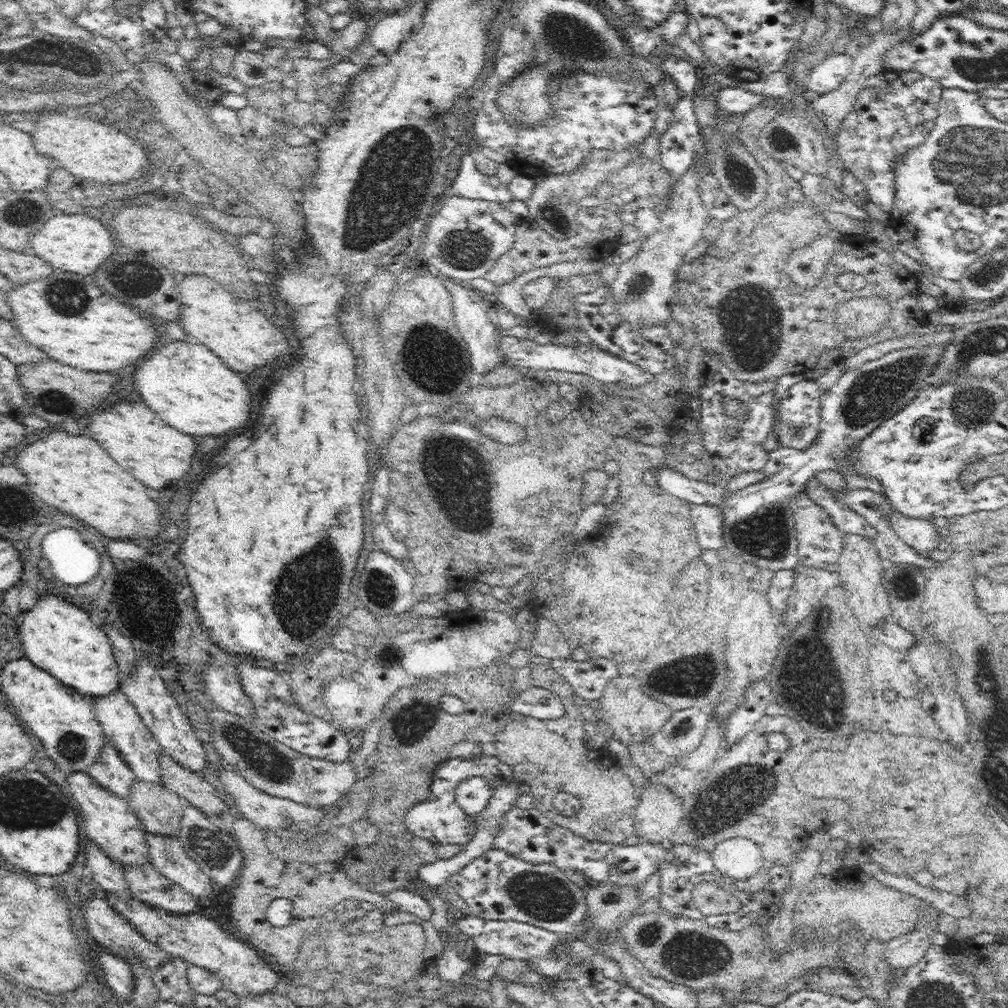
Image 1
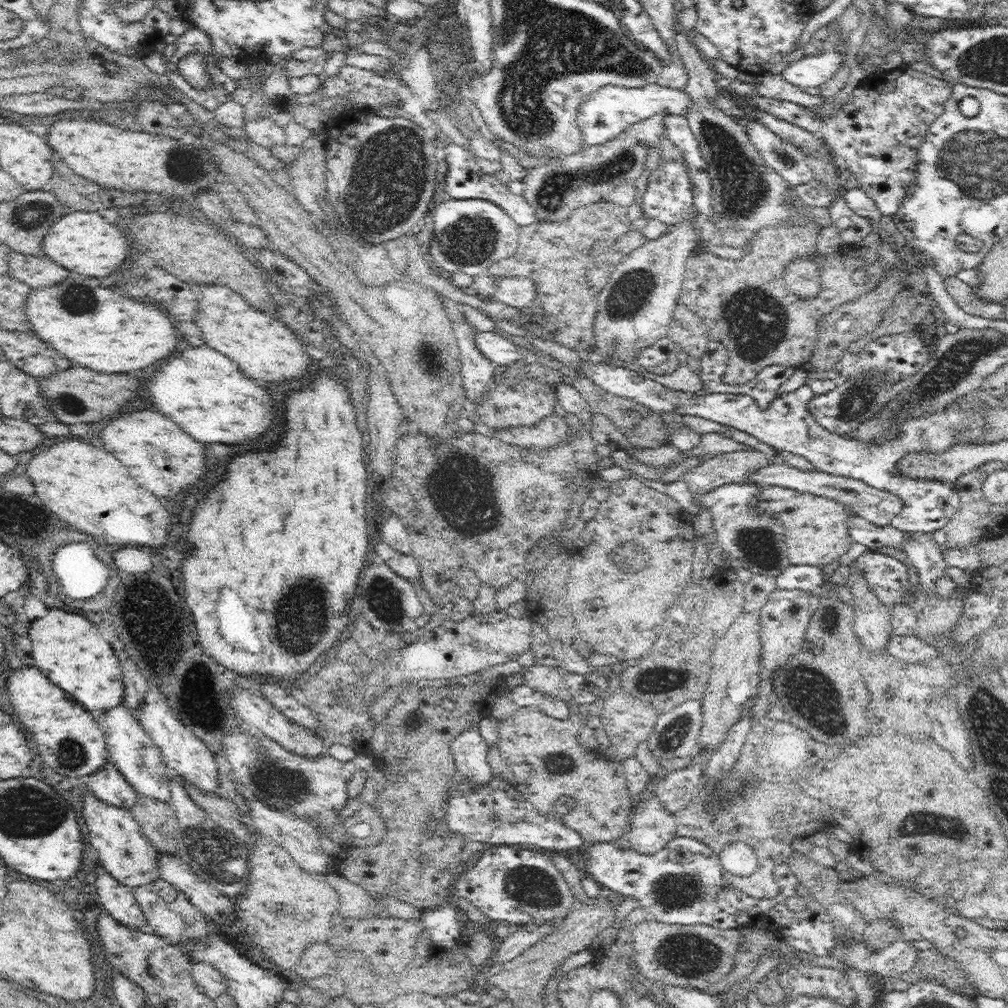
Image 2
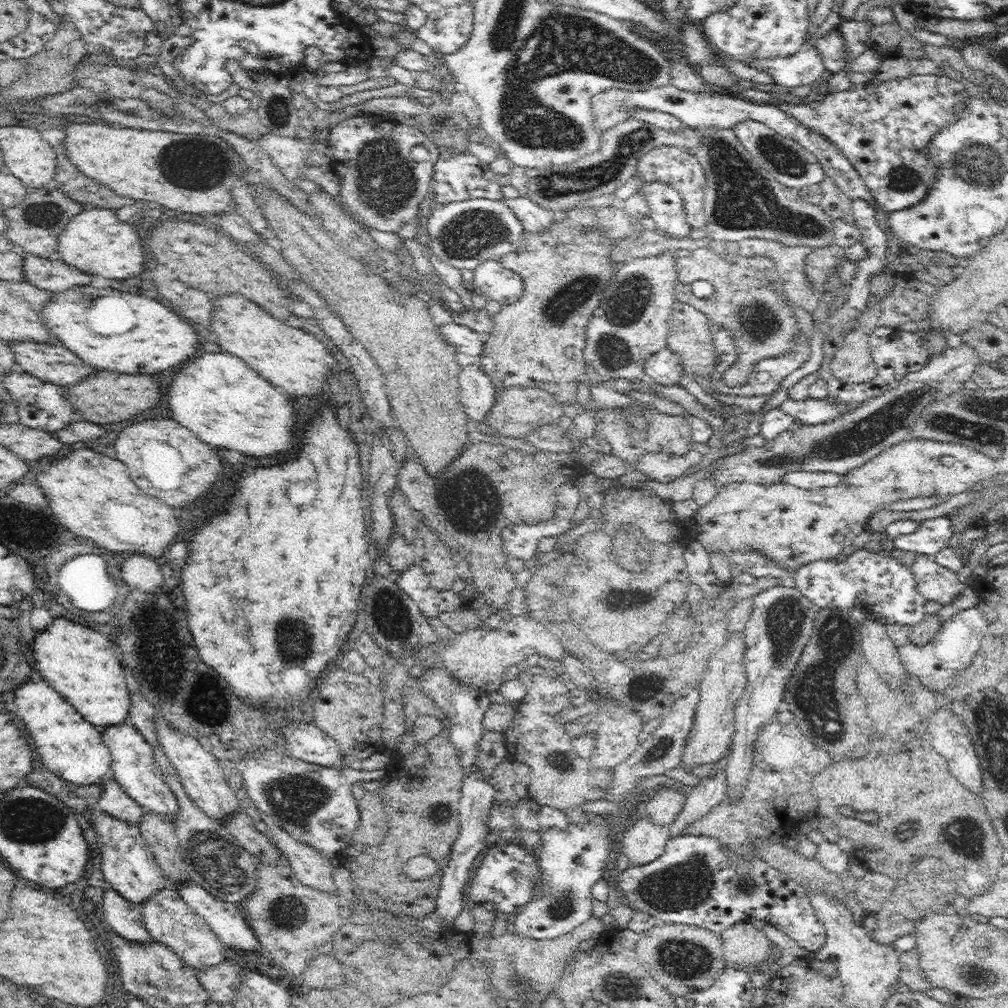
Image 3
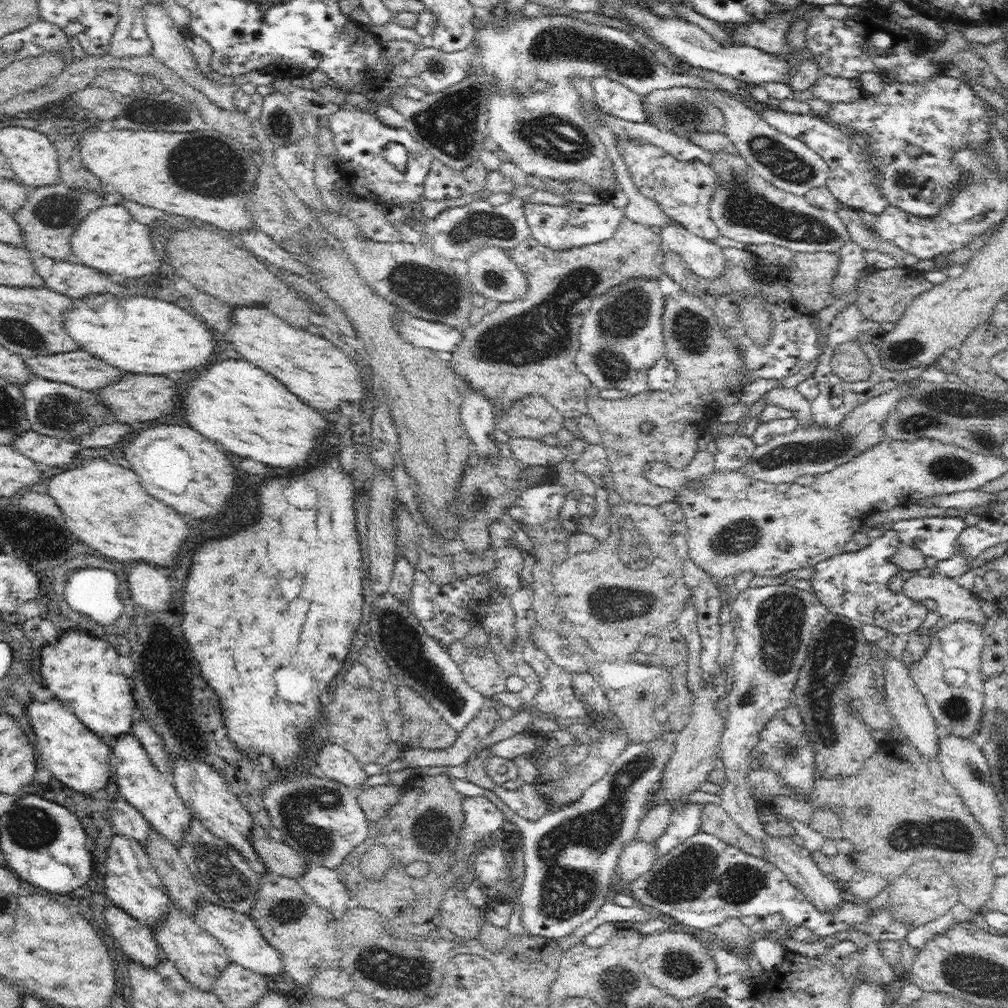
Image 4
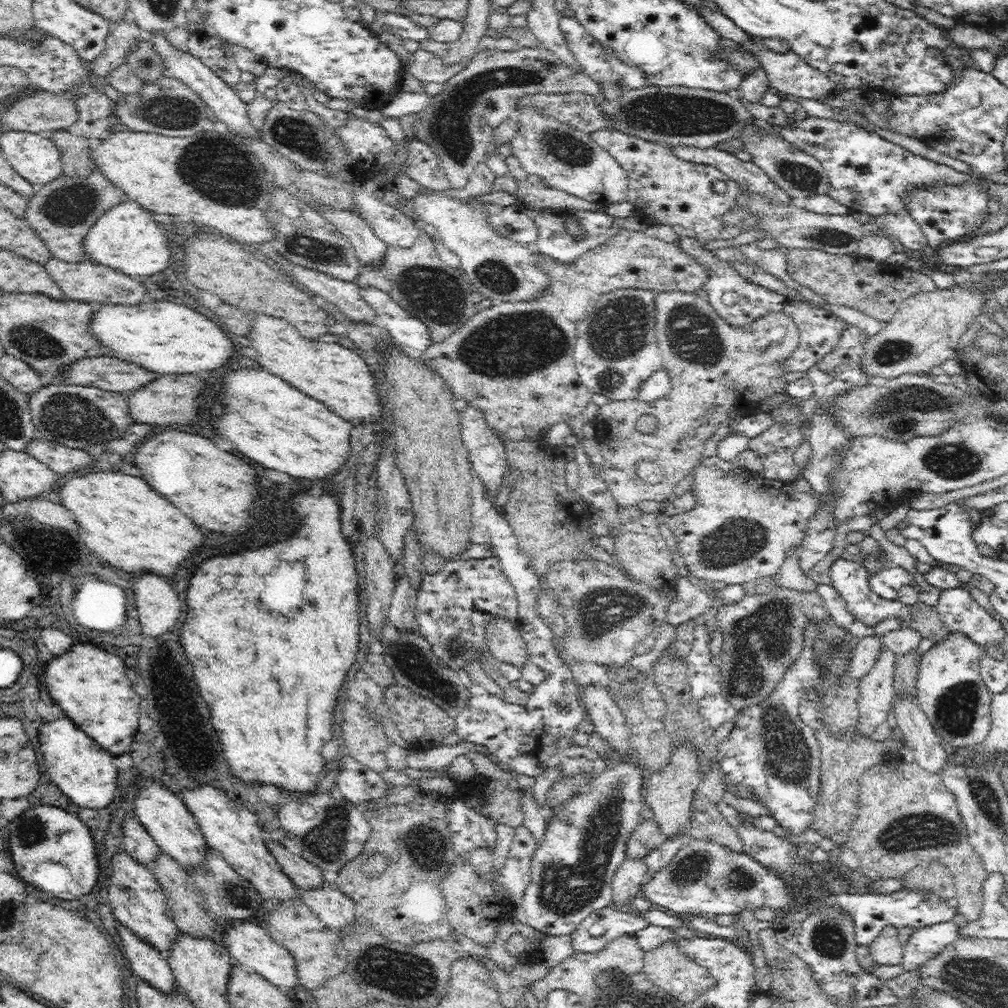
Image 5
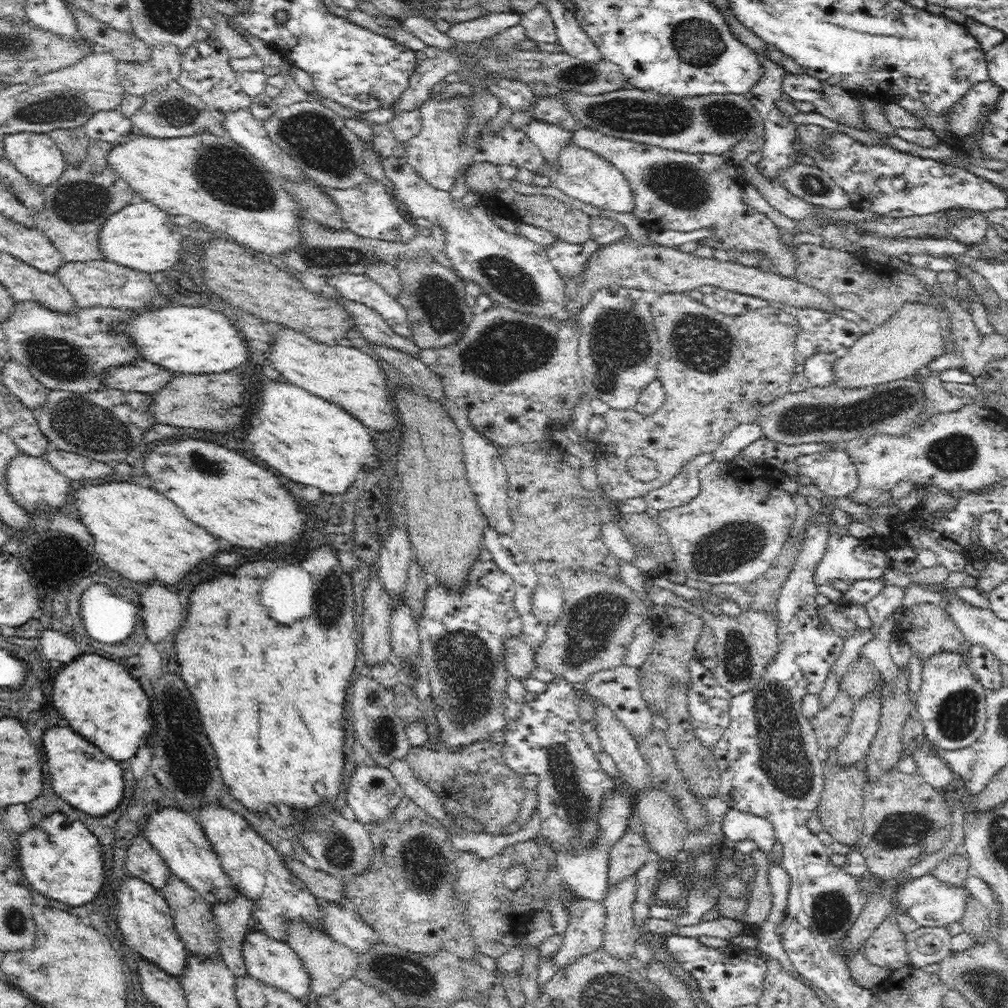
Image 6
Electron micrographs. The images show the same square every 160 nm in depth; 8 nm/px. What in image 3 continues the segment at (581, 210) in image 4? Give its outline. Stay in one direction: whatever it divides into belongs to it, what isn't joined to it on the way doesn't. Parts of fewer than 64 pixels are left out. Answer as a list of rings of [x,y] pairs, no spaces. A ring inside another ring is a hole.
[[[522,195],[516,198],[516,202],[512,206],[514,206],[514,208],[511,208],[512,212],[523,224],[523,230],[531,233],[544,234],[552,223],[561,221],[564,217],[567,217],[568,213],[564,210],[562,212],[559,212],[559,210],[558,212],[552,212],[532,202],[530,197],[522,197]]]

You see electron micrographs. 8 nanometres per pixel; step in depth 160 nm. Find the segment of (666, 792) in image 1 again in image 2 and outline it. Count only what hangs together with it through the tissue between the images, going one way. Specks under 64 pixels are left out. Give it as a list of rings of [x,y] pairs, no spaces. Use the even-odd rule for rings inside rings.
[[[654,794],[653,798],[635,804],[625,838],[630,842],[630,849],[640,854],[656,854],[677,835],[677,816],[667,812]]]

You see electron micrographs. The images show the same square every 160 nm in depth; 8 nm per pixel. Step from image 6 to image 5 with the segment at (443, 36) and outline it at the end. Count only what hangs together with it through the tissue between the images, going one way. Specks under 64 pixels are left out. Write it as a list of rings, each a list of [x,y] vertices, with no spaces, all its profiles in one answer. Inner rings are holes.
[[[381,11],[379,17],[369,27],[375,33],[384,32],[384,26],[388,26],[390,31],[397,33],[402,39],[409,38],[419,43],[430,36],[428,28],[414,23],[406,15],[394,12]]]

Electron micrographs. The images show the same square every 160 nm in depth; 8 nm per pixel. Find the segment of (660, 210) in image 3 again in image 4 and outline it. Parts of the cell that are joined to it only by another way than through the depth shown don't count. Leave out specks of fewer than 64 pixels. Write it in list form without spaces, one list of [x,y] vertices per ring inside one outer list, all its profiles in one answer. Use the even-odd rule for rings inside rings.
[[[671,220],[659,235],[666,250],[678,253],[686,267],[708,281],[722,276],[726,265],[730,265],[719,245],[688,232],[680,222]]]

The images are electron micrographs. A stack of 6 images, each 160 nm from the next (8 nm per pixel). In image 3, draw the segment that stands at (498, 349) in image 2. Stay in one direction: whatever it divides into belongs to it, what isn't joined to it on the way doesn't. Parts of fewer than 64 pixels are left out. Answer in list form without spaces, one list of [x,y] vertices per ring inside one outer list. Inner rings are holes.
[[[454,322],[439,326],[439,334],[449,346],[455,348],[457,353],[472,356],[475,360],[483,356],[485,352],[484,338],[489,336],[489,334],[478,334],[471,328],[460,326]]]

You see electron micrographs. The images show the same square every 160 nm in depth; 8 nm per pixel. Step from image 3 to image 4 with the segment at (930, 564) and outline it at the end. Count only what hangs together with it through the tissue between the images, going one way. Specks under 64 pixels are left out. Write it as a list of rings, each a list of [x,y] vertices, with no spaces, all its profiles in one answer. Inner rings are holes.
[[[914,573],[909,579],[905,580],[902,588],[904,594],[914,600],[922,601],[926,600],[926,598],[931,598],[936,604],[938,604],[936,611],[940,614],[940,618],[933,628],[930,629],[931,636],[934,636],[943,626],[949,625],[951,622],[966,619],[970,619],[970,621],[975,622],[976,625],[980,625],[980,629],[982,630],[985,628],[988,616],[983,614],[980,602],[978,601],[978,596],[972,591],[968,591],[960,586],[960,584],[956,582],[956,578],[938,573],[932,573],[929,575]]]

